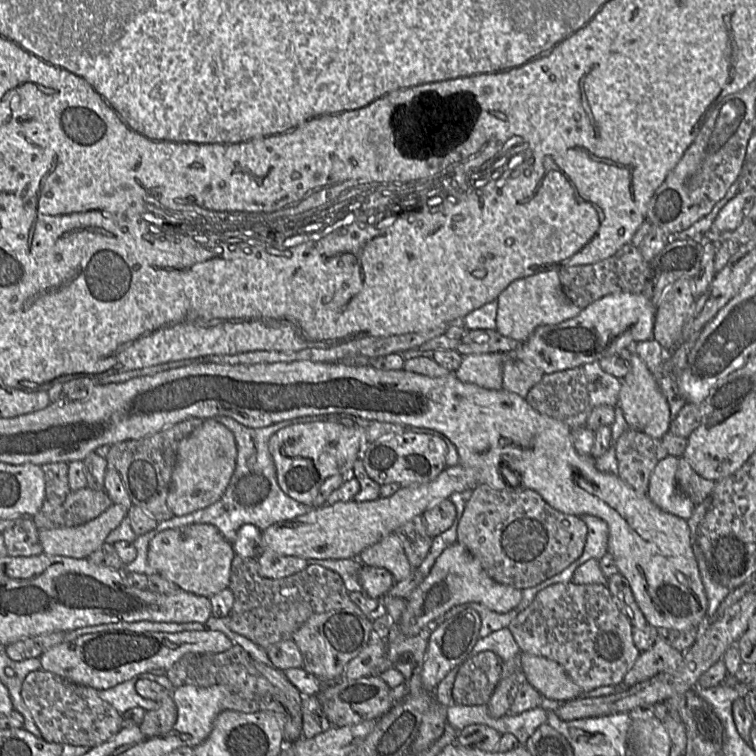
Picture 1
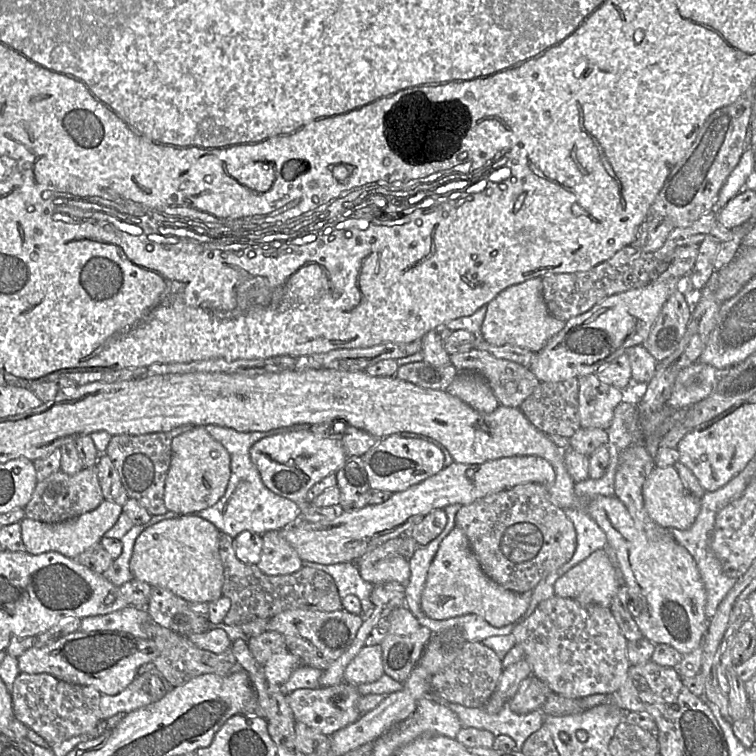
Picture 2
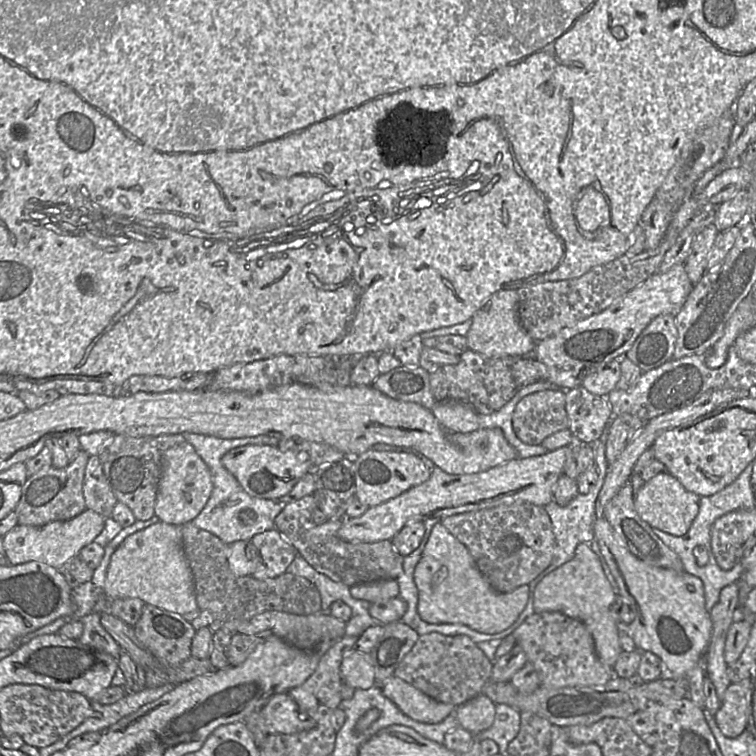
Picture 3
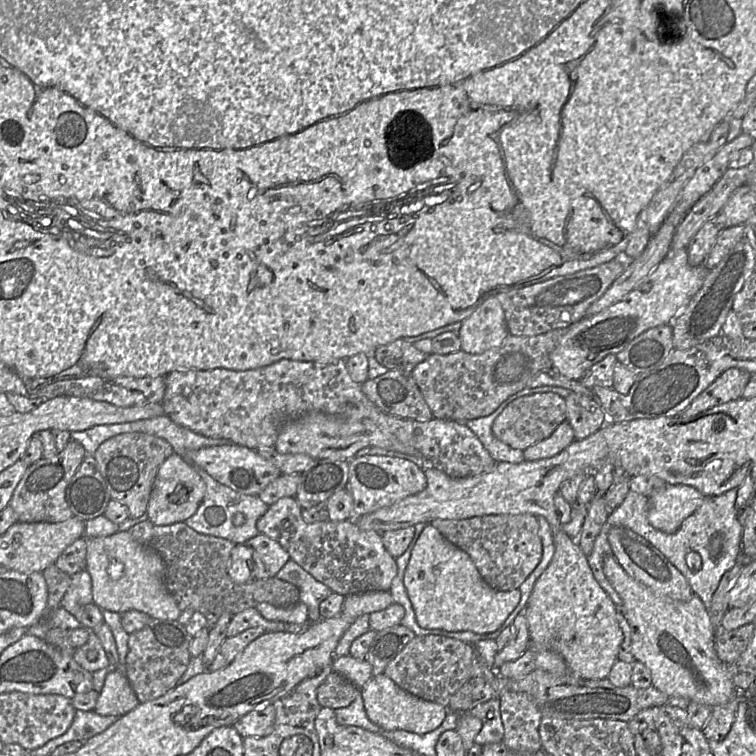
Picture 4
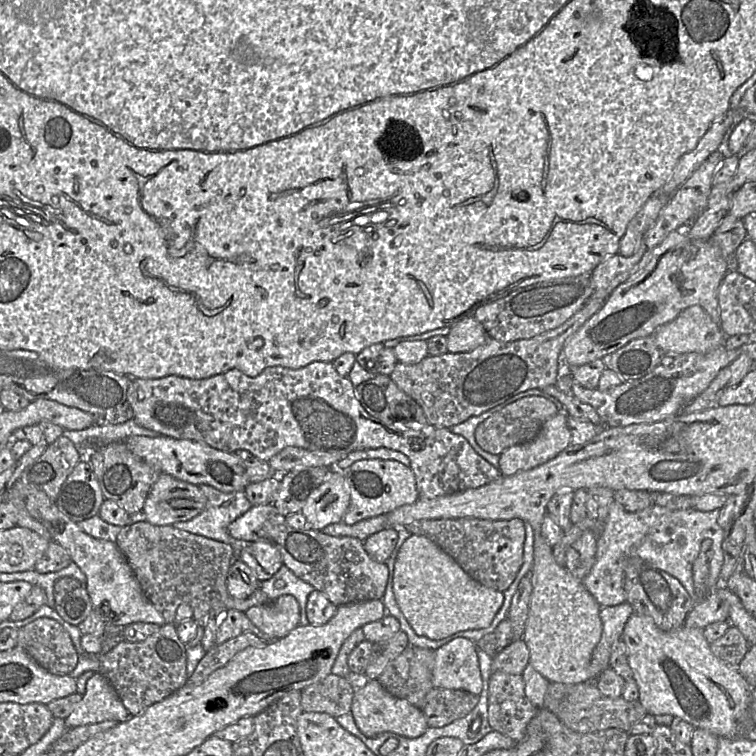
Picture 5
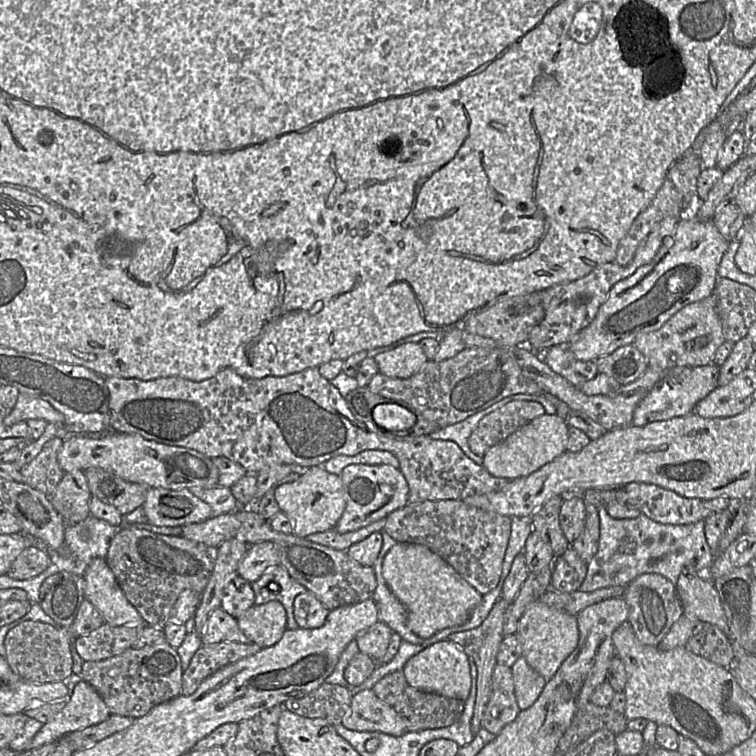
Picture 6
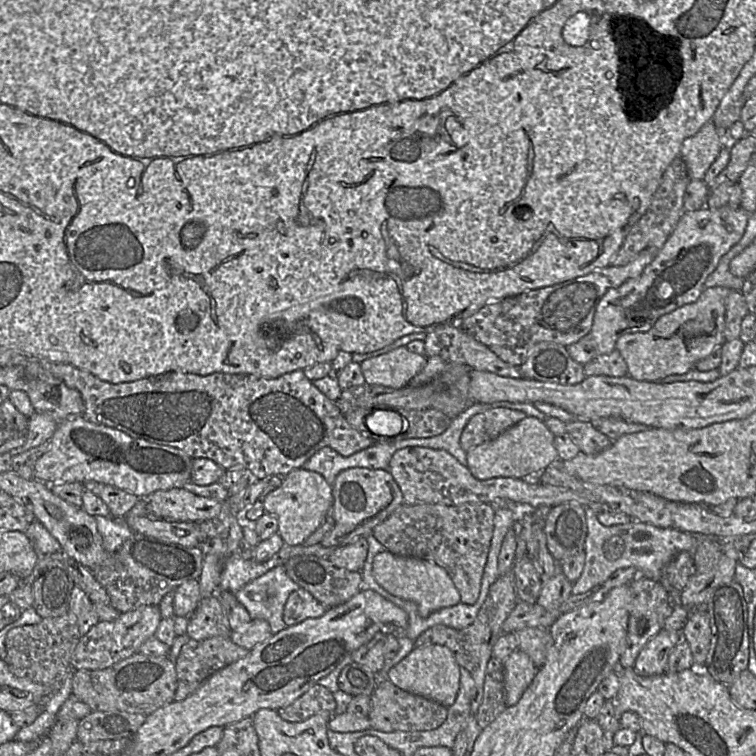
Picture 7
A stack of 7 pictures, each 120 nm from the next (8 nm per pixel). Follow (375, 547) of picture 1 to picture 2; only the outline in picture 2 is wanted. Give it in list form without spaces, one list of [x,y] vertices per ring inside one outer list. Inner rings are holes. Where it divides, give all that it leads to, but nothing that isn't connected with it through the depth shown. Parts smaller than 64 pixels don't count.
[[[402,556],[376,562],[357,562],[357,565],[361,577],[373,585],[390,581],[405,585],[410,577],[409,560]]]

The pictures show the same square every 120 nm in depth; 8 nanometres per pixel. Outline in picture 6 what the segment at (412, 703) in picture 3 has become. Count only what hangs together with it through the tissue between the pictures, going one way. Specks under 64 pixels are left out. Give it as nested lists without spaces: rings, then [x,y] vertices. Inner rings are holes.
[[[372,688],[352,696],[341,723],[355,731],[380,731],[392,736],[407,732],[404,721],[395,709],[379,699]]]

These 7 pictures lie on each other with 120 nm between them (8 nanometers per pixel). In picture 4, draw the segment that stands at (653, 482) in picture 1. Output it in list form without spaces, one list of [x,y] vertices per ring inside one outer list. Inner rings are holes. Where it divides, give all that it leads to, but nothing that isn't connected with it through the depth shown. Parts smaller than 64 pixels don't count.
[[[665,484],[648,497],[648,522],[662,532],[675,533],[706,498],[691,486]]]

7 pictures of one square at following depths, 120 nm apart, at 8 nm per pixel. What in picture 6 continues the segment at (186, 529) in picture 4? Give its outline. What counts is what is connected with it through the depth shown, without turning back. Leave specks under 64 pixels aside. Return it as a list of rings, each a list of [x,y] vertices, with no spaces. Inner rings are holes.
[[[127,525],[122,526],[111,540],[105,560],[144,623],[163,630],[183,590],[191,589],[202,594],[213,572],[217,555],[218,547]]]

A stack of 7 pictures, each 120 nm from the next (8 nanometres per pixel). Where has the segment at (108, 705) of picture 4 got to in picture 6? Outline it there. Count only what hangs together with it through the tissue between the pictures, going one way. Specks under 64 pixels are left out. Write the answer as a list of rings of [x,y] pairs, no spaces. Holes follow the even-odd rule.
[[[80,681],[66,706],[36,733],[29,749],[55,742],[73,731],[99,724],[111,715],[99,693],[87,682]]]

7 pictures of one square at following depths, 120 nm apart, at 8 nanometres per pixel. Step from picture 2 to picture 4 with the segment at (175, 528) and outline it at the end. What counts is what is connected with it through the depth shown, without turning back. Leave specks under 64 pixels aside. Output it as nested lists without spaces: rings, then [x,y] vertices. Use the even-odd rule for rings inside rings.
[[[128,531],[106,537],[86,538],[86,570],[92,579],[93,604],[102,610],[122,614],[138,610],[156,619],[177,620],[181,614],[177,602],[163,582],[162,558],[133,539]]]

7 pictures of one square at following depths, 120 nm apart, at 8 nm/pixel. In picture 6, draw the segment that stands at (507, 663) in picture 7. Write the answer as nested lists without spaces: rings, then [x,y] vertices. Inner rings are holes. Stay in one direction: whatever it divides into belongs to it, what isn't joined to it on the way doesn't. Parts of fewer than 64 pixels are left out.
[[[523,656],[516,660],[511,671],[517,704],[521,710],[527,709],[541,694],[546,680],[527,663]]]

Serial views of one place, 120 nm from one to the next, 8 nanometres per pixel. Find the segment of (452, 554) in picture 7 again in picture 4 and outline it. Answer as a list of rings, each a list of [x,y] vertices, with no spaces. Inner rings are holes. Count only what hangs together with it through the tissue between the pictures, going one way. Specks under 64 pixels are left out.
[[[531,514],[484,515],[462,520],[435,519],[429,524],[438,529],[449,542],[465,551],[485,582],[498,591],[518,589],[542,558],[543,546],[539,536],[540,524],[538,518]]]

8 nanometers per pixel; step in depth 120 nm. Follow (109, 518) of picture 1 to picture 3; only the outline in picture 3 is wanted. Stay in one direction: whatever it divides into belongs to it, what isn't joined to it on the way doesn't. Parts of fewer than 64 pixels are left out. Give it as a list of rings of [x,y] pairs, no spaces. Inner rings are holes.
[[[86,509],[72,519],[50,522],[44,526],[17,524],[2,537],[4,555],[12,565],[37,561],[58,569],[68,560],[78,556],[83,547],[94,542],[104,528],[105,519],[97,512]]]

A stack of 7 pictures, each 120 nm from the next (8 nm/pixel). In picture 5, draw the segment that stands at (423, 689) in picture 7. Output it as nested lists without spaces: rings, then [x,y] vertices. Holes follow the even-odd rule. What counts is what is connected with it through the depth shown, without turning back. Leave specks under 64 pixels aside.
[[[463,637],[437,648],[432,671],[434,687],[465,690],[479,695],[483,680],[477,651],[475,642]]]

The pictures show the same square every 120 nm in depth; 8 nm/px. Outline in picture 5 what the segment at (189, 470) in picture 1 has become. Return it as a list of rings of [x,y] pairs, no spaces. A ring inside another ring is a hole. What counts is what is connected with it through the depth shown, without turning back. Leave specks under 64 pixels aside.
[[[160,473],[142,511],[150,524],[165,526],[194,518],[205,509],[206,504],[207,497],[198,485]]]

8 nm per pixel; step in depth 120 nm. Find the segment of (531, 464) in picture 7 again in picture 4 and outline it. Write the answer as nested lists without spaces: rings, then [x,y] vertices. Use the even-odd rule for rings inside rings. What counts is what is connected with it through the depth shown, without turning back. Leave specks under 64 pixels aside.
[[[563,421],[547,438],[523,450],[524,461],[550,458],[563,451],[575,439],[570,423]]]

